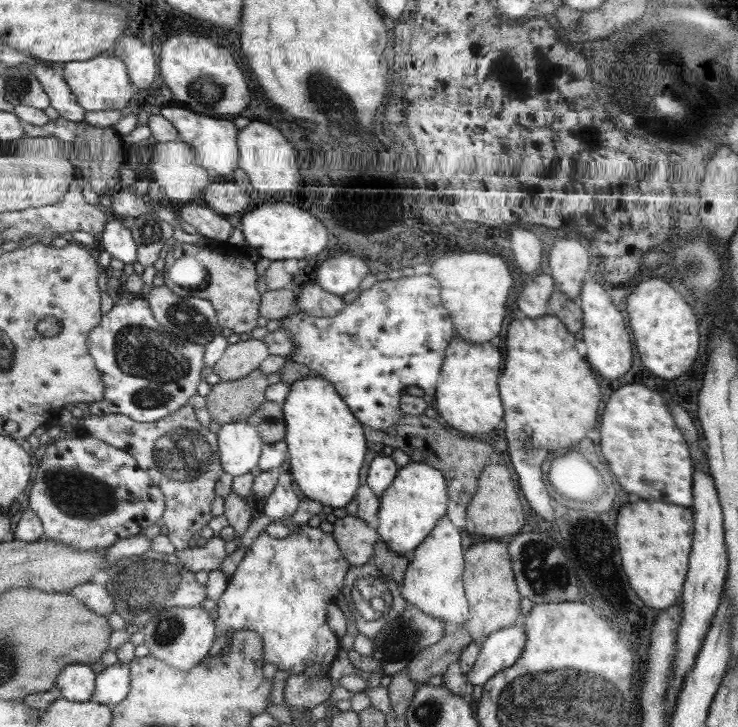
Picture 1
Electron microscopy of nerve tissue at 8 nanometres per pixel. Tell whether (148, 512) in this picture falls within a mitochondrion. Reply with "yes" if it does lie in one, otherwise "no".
no

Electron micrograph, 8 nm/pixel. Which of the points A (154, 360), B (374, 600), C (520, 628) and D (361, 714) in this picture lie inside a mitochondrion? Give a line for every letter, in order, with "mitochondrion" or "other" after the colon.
A: mitochondrion
B: mitochondrion
C: other
D: other

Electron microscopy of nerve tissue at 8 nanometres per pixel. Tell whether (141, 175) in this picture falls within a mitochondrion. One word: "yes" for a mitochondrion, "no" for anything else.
no

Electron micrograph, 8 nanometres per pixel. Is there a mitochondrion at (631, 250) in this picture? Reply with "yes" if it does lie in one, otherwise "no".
no

